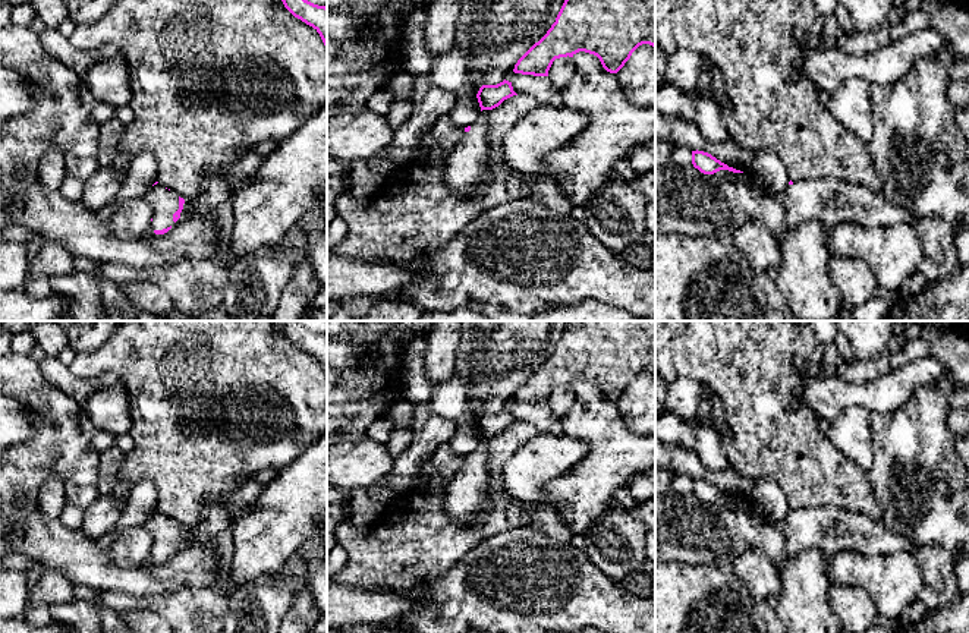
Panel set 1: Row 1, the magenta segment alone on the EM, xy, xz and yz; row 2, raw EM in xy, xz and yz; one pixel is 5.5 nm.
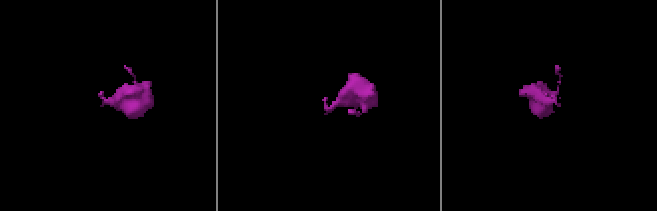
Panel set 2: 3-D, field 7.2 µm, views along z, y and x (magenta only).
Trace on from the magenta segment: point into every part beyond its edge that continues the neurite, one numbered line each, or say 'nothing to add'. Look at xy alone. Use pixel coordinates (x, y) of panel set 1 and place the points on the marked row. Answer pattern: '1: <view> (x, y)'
1: xy (166, 202)

